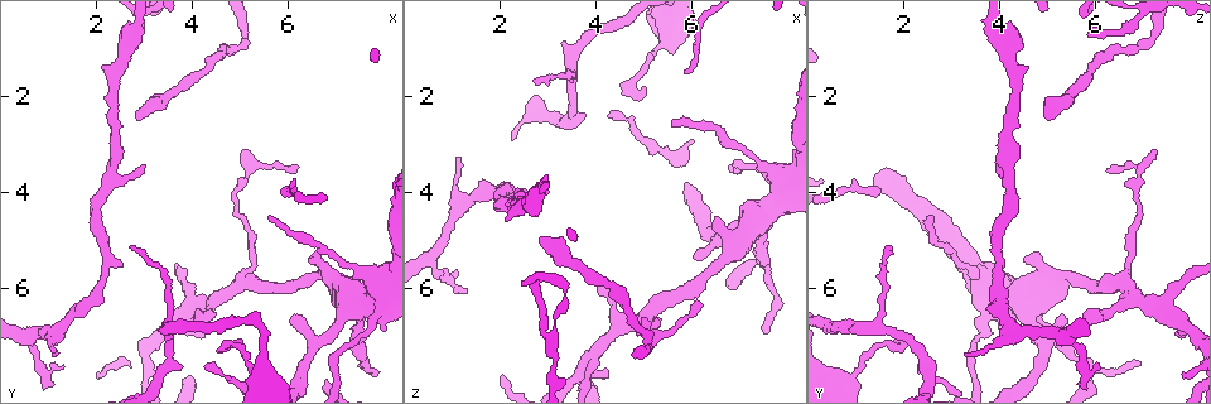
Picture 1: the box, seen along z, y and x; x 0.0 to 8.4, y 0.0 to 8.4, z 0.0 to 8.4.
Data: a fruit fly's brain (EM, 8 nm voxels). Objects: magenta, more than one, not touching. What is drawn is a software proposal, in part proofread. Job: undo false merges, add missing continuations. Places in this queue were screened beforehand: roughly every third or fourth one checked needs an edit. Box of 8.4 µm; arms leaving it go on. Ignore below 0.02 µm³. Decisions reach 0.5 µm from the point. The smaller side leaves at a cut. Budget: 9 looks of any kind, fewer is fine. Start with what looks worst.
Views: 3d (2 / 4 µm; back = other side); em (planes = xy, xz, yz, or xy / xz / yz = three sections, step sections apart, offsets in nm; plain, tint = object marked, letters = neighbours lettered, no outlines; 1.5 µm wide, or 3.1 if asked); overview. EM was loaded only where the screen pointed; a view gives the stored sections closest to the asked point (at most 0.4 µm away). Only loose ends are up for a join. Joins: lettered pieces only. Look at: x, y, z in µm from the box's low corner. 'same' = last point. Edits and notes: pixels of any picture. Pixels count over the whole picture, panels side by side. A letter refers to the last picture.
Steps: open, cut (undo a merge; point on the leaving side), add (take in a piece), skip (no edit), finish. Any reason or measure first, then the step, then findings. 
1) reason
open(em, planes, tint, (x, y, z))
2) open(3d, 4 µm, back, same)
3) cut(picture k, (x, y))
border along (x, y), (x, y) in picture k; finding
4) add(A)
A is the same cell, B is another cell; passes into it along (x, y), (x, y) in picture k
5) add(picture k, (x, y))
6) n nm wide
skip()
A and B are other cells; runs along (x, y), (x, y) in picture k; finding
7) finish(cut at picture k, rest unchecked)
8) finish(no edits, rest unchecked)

an open end
open(em, planes, letters, (2.70, 5.10, 1.65))

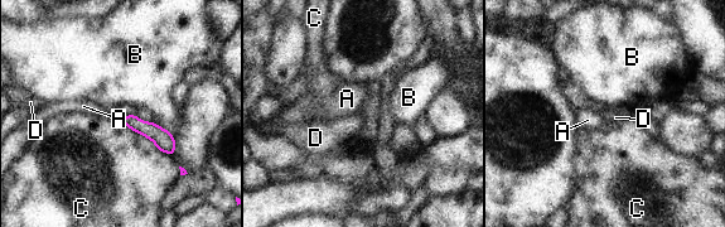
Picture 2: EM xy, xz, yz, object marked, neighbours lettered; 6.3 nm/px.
90 nm wide
add(D)
D is the same cell, A, B and C are other cells; passes into it along (150, 130), (122, 119), (114, 114) in picture 2; the cell continues

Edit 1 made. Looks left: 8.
thin end
open(3d, 2 µm, back, (5.10, 3.10, 7.20))

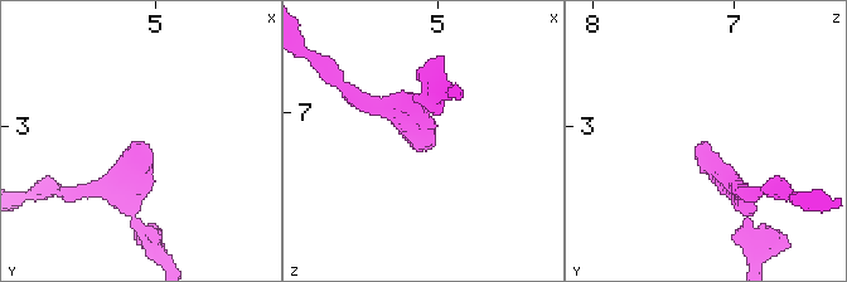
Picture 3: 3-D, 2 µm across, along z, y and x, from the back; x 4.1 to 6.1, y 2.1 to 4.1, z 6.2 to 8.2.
open(em, planes, tint, (5.10, 3.10, 7.22))

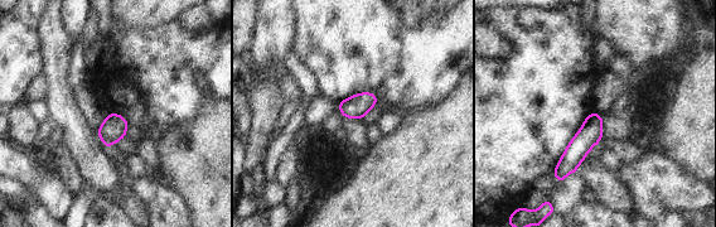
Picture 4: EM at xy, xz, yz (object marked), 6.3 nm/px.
see the neighbours
open(em, planes, letters, same)

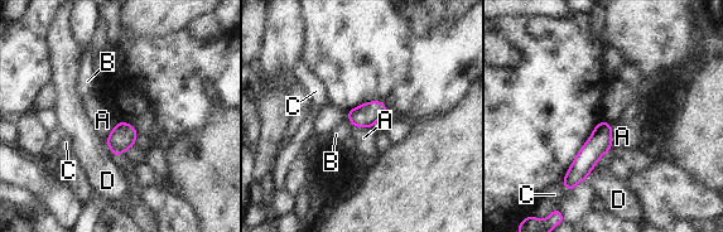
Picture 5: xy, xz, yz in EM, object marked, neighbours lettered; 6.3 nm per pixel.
150 nm wide
skip()
A, B, C and D are other cells; runs along (607, 126), (569, 185) in picture 5; no lettered piece goes on from it

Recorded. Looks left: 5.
an open end
open(em, 3.1 µm, xy, step 8, tint, (4.15, 6.50, 5.80))

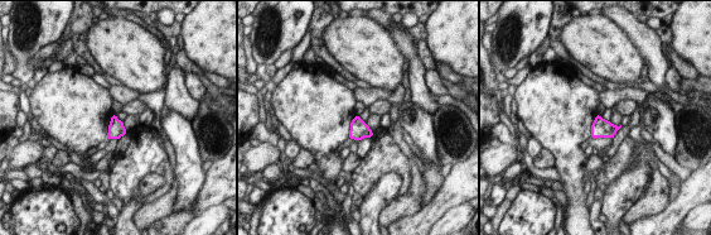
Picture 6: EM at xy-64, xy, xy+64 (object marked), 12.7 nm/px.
cut it another way
open(em, 3.1 µm, planes, letters, same)

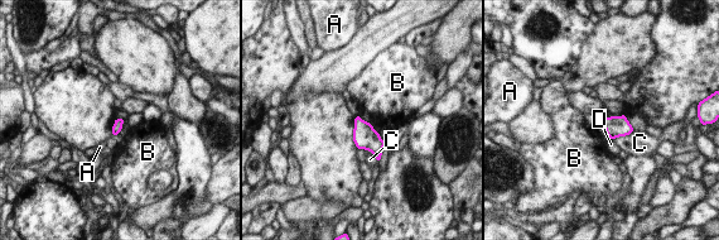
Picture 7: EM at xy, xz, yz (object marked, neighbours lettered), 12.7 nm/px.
skip()
A, B, C and D are other cells; border along (609, 137), (613, 139) in picture 7; no lettered piece goes on from it

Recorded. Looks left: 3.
abrupt turn
open(em, planes, letters, (5.10, 0.85, 7.10))

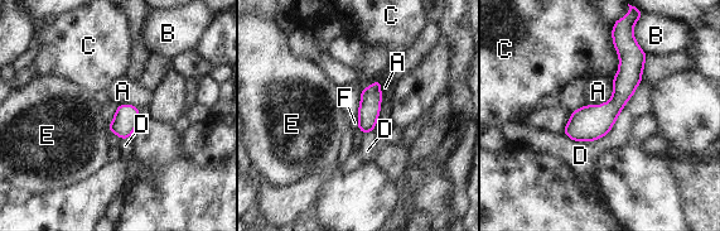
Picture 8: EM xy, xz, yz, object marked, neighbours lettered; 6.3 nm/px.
skip()
A, B, C, D, E and F are other cells; border along (613, 80), (607, 101), (585, 105) in picture 8; one cell here

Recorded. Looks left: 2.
finish(add at picture 2, rest unchecked)

